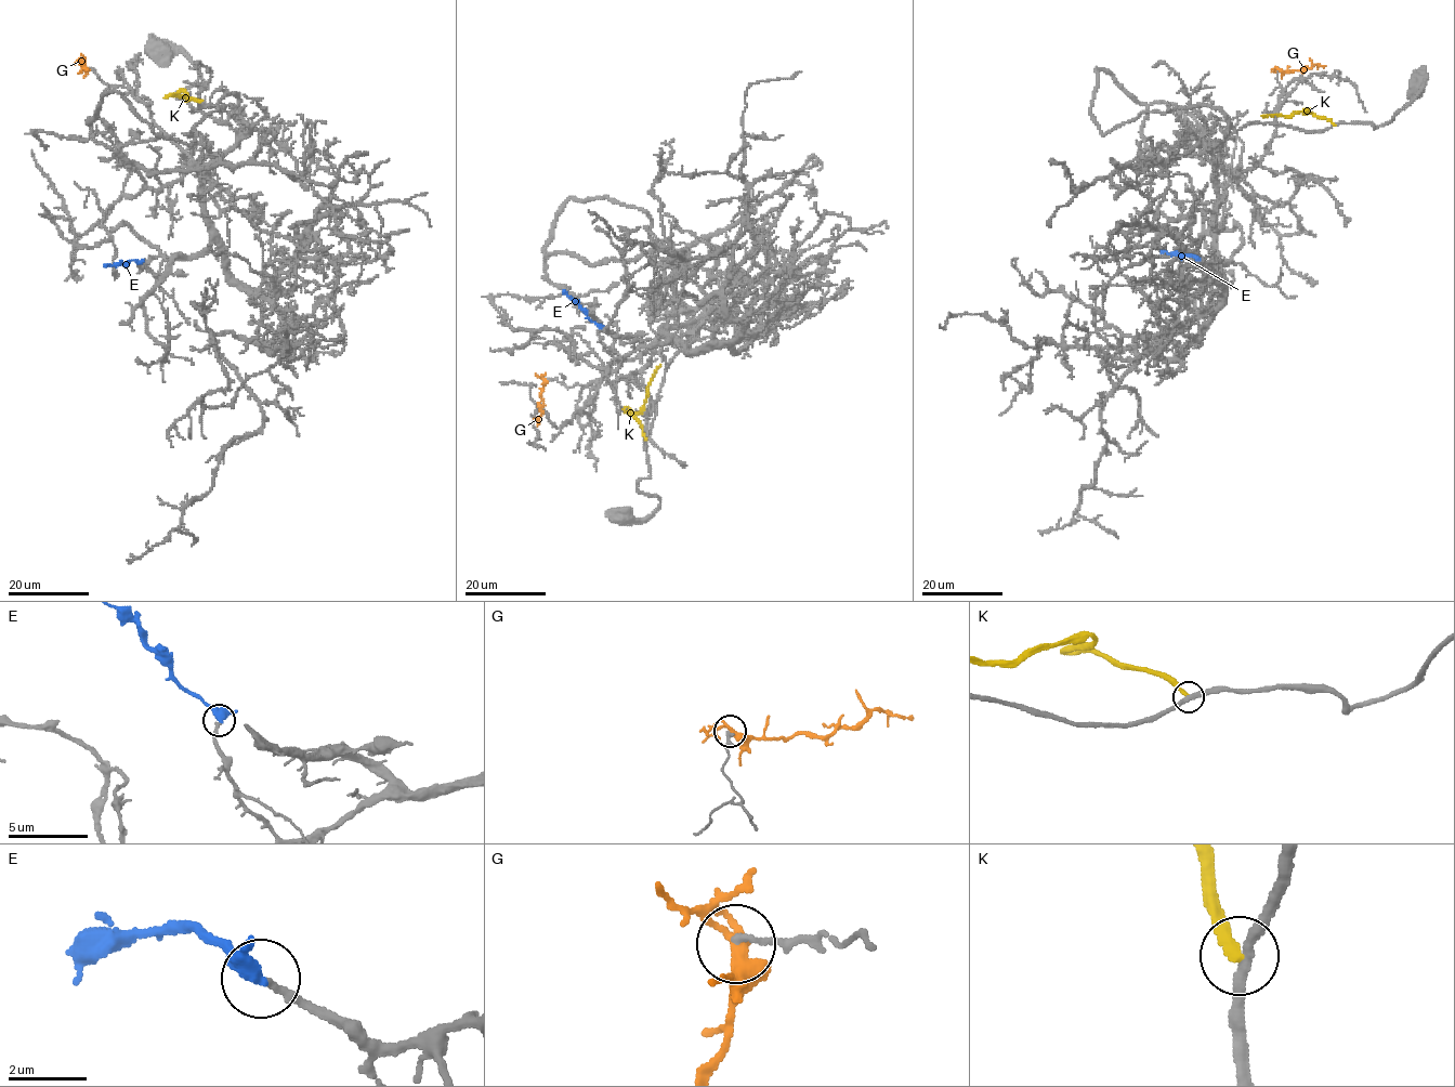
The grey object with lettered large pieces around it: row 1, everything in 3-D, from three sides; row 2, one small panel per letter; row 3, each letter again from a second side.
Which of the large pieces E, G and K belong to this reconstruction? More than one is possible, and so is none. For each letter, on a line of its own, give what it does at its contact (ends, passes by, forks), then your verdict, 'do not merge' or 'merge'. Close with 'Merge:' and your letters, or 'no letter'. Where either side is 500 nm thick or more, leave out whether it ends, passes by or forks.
E: it passes by; merge
G: it passes by; do not merge
K: it ends there; do not merge
Merge: E

